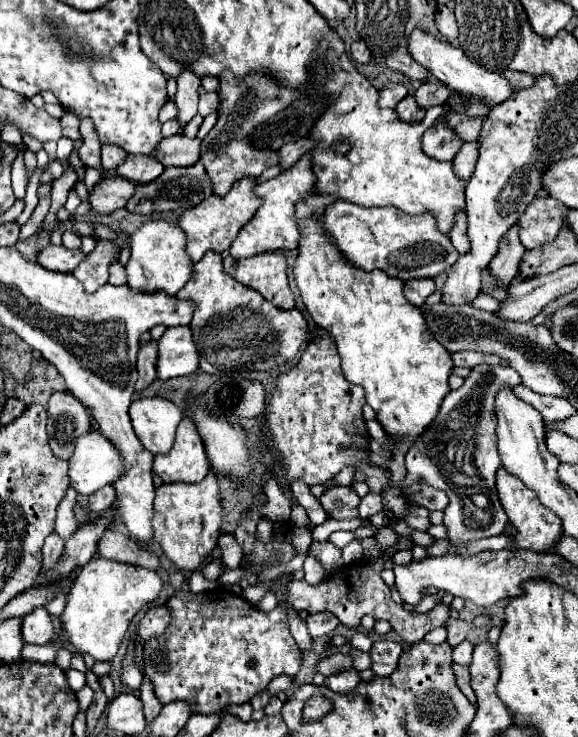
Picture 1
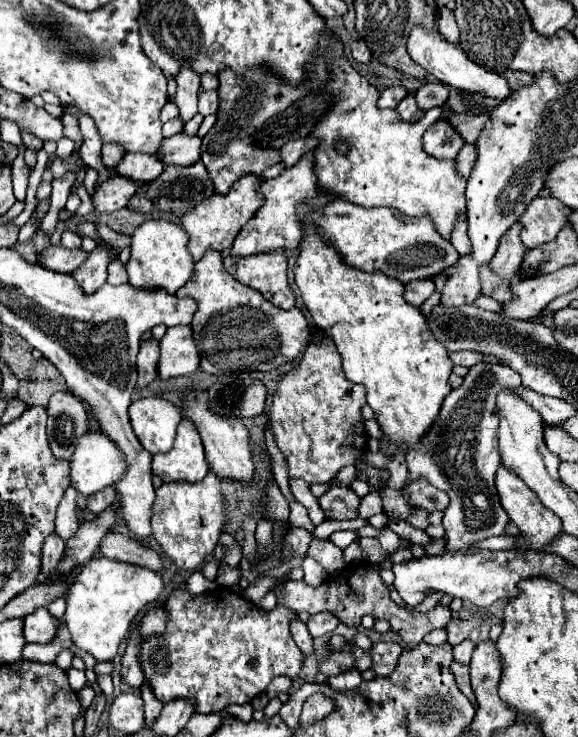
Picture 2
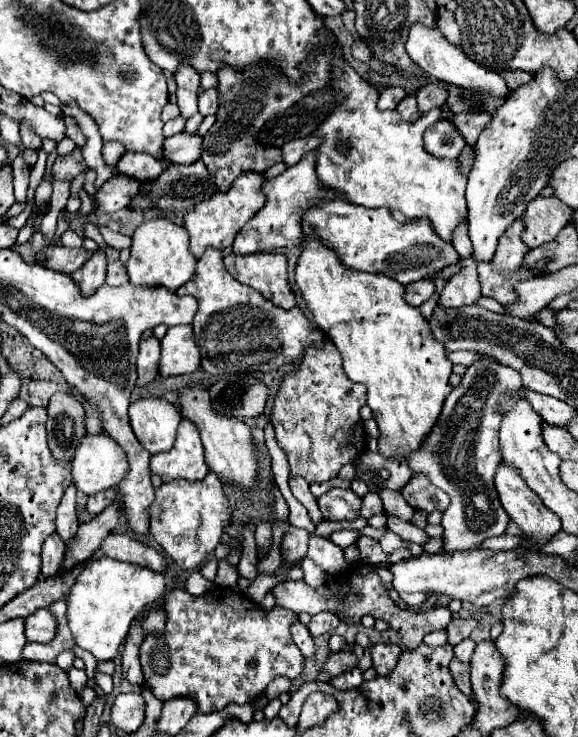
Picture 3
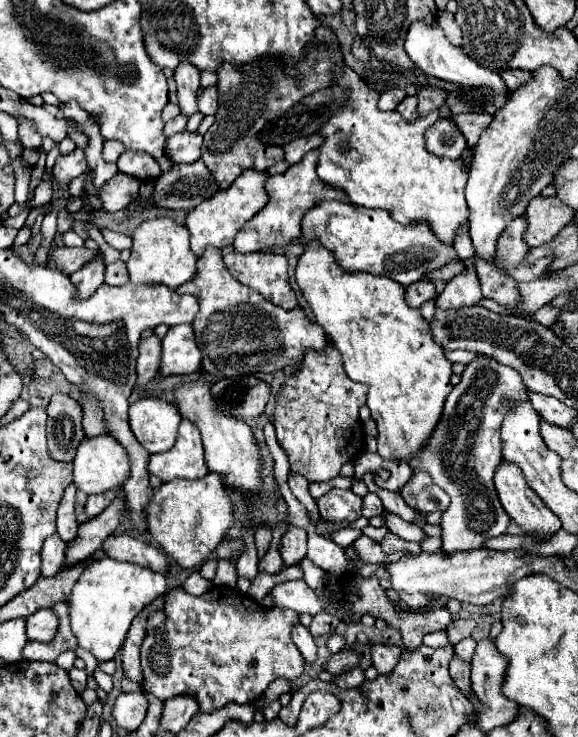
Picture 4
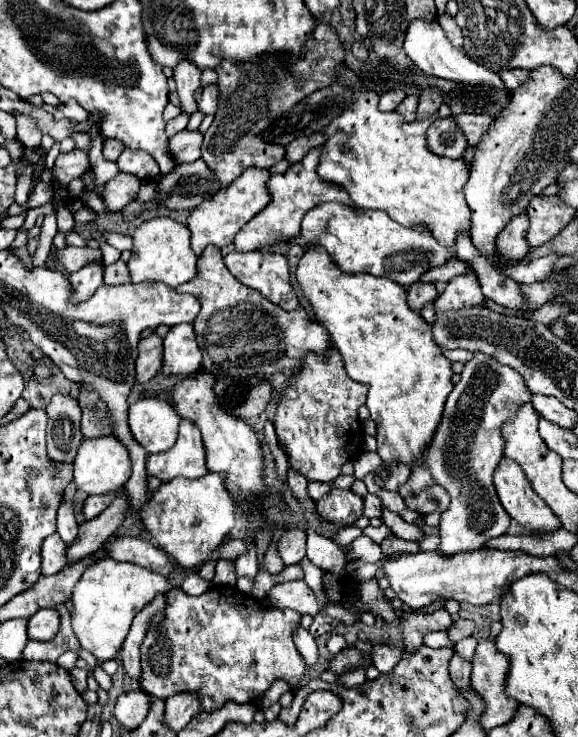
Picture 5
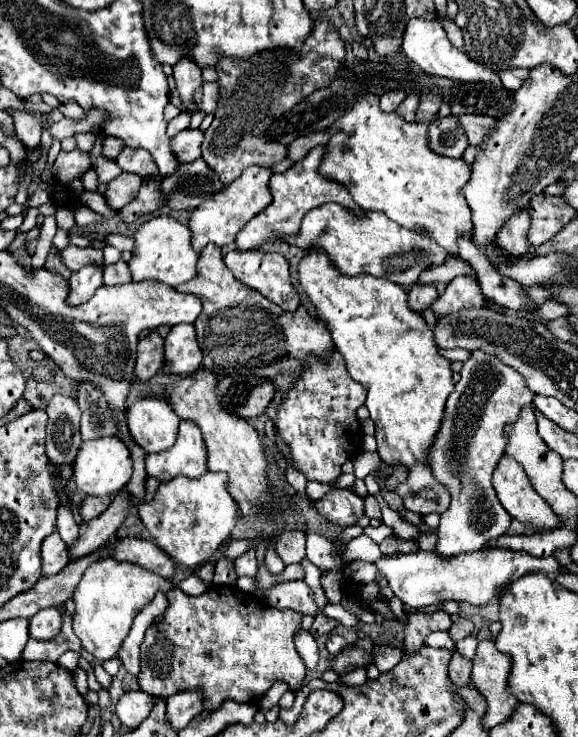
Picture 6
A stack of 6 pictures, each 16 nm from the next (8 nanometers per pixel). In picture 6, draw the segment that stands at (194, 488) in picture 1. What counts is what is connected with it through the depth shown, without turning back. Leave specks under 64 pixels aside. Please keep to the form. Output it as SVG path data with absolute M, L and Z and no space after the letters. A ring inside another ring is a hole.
M206 472L196 480L178 476L176 480L160 484L154 502L138 508L138 516L156 544L170 558L184 566L196 568L210 562L214 552L226 544L238 518L238 506L228 492L228 478L222 472Z

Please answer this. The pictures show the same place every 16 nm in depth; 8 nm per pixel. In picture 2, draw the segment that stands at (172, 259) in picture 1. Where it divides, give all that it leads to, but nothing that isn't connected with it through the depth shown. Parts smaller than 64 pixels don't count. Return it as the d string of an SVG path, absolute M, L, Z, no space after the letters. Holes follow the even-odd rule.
M158 218L158 220L146 220L136 228L132 234L132 254L126 264L128 278L132 286L144 286L144 288L166 288L170 294L174 294L178 288L182 288L188 278L194 272L194 260L188 252L188 234L178 224L172 224L170 220Z

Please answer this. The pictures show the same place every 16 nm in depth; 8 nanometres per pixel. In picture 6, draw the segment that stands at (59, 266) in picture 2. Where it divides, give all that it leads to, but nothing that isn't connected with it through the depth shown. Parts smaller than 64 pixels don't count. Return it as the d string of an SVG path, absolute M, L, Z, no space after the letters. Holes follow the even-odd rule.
M68 246L66 250L60 250L62 262L72 270L80 270L86 264L96 264L98 268L104 270L104 254L100 248L78 248L78 246Z

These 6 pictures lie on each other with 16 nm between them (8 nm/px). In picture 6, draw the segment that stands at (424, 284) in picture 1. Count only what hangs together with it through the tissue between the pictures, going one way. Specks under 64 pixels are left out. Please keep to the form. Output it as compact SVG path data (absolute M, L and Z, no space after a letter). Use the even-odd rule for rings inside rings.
M414 284L410 288L410 292L408 292L408 304L416 312L422 312L422 310L430 308L436 302L436 298L438 298L438 292L436 292L436 288L432 284L428 284L428 286Z

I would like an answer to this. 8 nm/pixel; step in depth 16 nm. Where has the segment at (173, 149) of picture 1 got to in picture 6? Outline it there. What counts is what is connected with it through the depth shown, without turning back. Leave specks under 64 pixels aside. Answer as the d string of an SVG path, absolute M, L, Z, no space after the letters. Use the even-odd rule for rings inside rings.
M184 130L172 138L172 148L180 162L194 162L200 158L200 146L202 146L204 132L202 130Z

